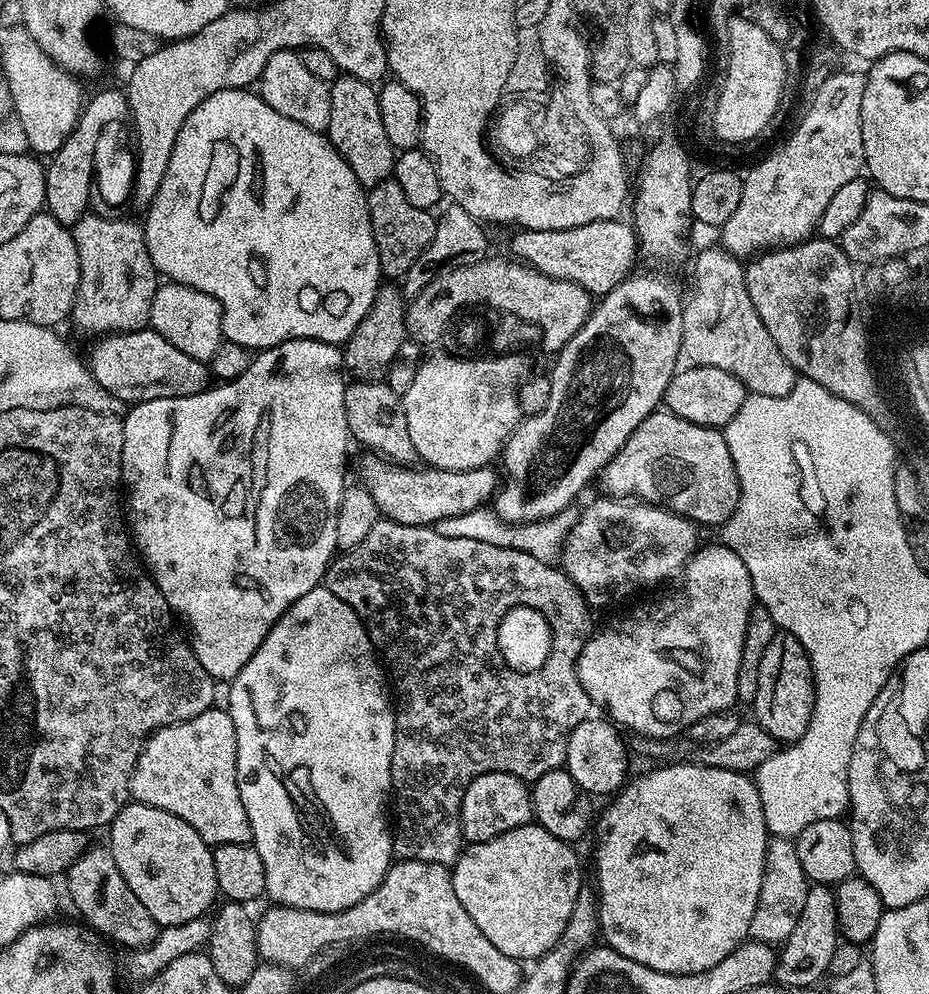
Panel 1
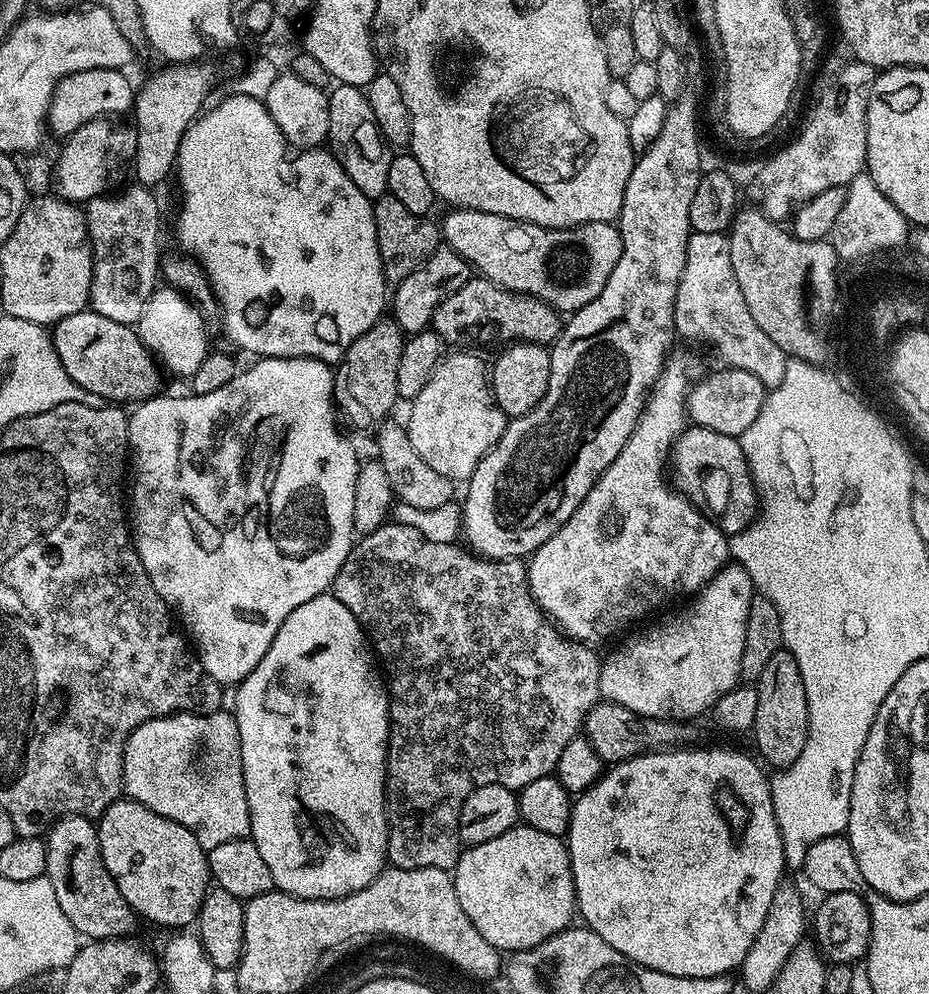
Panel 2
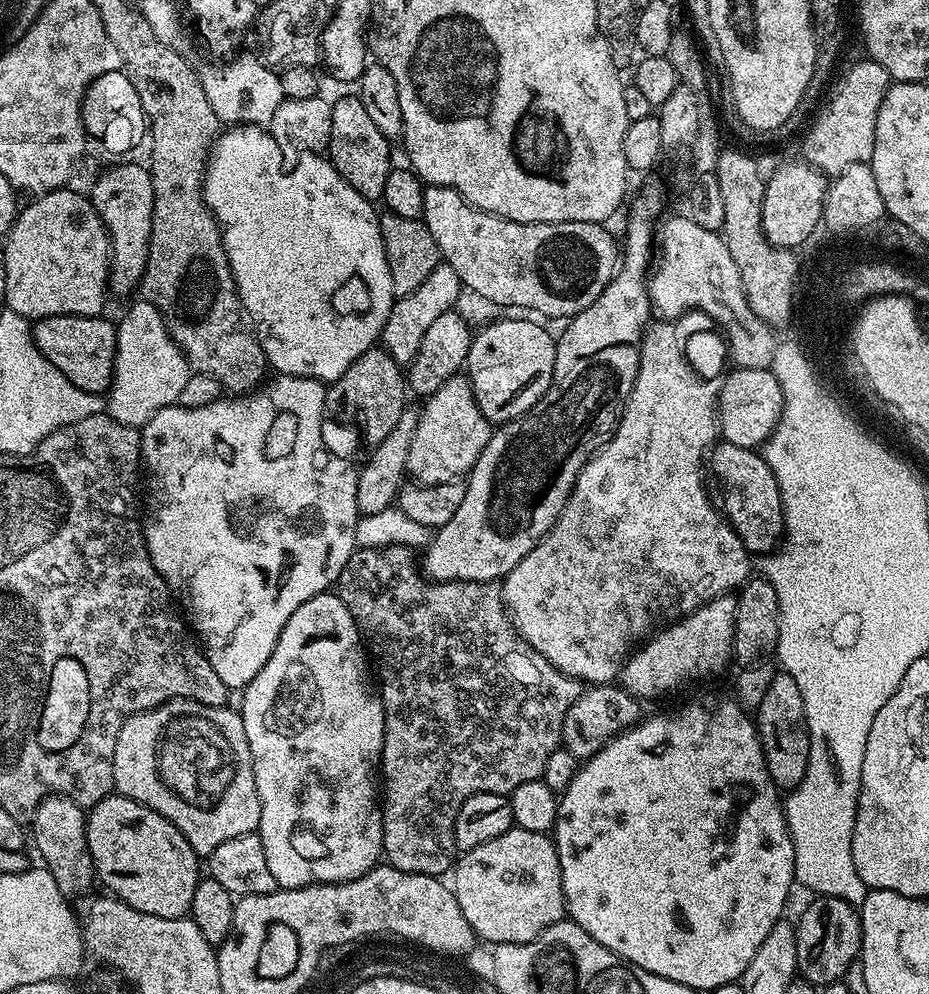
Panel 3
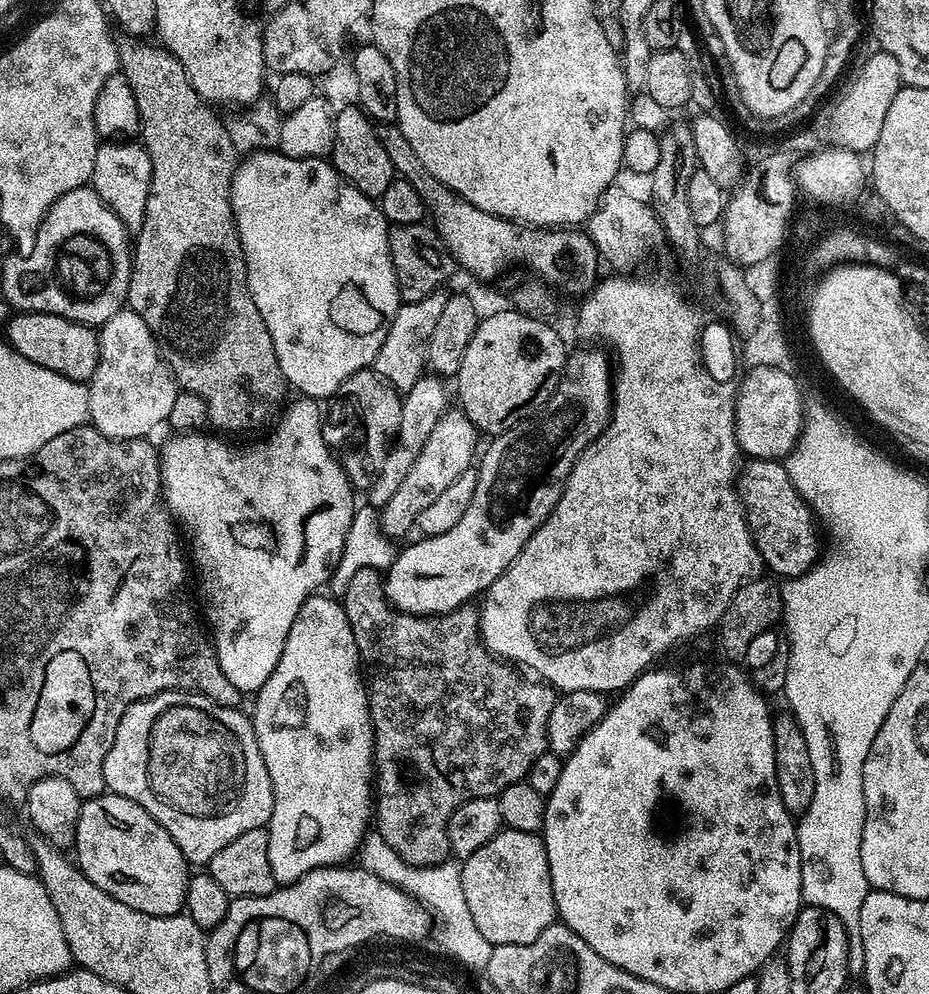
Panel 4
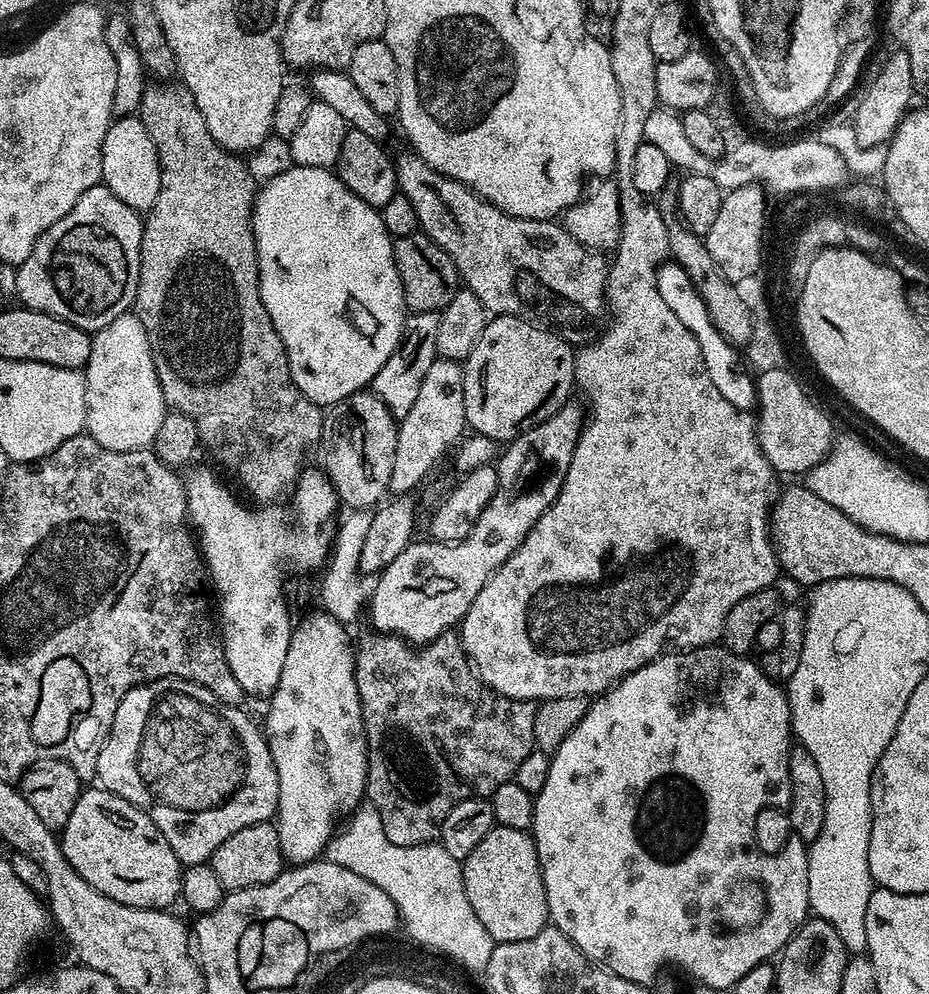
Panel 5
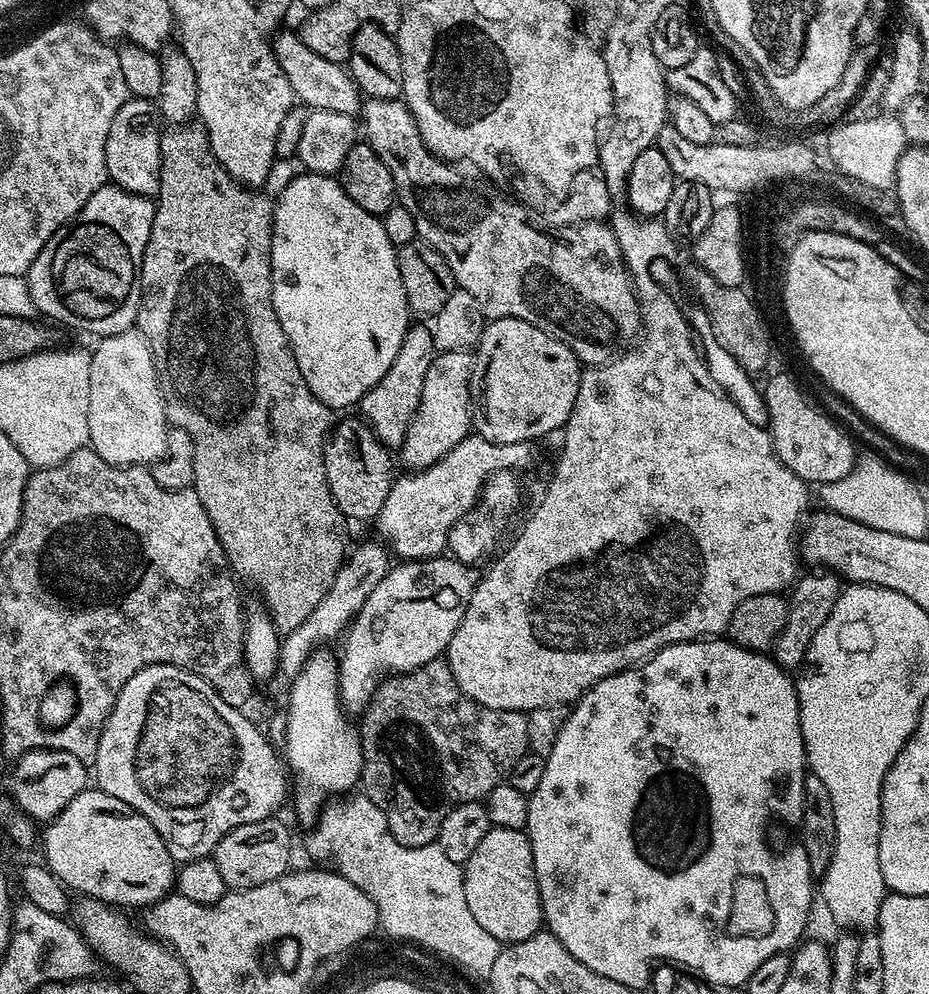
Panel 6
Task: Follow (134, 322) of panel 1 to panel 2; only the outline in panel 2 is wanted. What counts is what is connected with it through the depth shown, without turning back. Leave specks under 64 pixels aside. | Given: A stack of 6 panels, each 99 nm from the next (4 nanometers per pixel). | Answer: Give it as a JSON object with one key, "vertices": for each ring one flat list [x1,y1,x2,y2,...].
{"vertices":[[131,186,117,196,101,194,86,204,88,241,92,243,92,281,90,282,91,311,108,316,114,322,136,325,146,310,146,302,158,287,158,273,162,268,160,256,160,204,156,192,143,186]]}

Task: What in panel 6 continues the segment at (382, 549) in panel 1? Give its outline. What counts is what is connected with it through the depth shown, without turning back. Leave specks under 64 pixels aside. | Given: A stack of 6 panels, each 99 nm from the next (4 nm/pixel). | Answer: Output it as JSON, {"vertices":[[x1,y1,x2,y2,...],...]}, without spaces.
{"vertices":[[444,658,423,664,422,667,416,668,413,672,392,674,381,679,376,686,376,693,372,695,372,701,368,703,367,708,362,713,362,719,364,721,361,724,359,722,358,733,361,744,361,758,363,760,363,795,368,796,370,802,374,802,374,806,378,806,378,810,382,810,382,814,386,814,386,826,390,830,392,837,402,846,410,846,411,848,433,843,438,830,442,826,442,818,446,818,446,814,450,814,450,810,454,810,454,806,474,802,475,800,483,801,490,794,490,790,494,790,494,786,507,781,514,762,518,762,518,758,522,758,522,754,529,751,527,715,523,712,511,712,510,710,494,710,474,702,456,685,456,679,452,676,447,659]]}

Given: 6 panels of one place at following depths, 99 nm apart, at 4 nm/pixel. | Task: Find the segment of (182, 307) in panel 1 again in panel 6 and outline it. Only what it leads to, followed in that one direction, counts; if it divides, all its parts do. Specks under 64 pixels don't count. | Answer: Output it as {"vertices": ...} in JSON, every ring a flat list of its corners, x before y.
{"vertices":[[129,330,127,332,119,332,113,336,105,336,99,341,100,344,96,349,90,352,90,410,88,411,88,439,90,446,99,456,106,462,118,464,121,466,152,466,156,461,164,455,164,447,166,446,166,438,168,437,168,416,164,412,164,395,160,393,160,382,156,379,156,363,152,357,150,346,146,342,146,338,138,330]]}

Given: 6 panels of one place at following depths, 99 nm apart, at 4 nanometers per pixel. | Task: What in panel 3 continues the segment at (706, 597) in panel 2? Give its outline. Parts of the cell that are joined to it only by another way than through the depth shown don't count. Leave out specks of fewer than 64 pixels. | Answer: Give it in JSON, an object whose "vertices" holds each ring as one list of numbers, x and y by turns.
{"vertices":[[731,595,714,598,674,624,661,627,628,657,618,677,626,691,637,698,664,696,691,680,712,676,733,659,732,639,736,629,736,602]]}

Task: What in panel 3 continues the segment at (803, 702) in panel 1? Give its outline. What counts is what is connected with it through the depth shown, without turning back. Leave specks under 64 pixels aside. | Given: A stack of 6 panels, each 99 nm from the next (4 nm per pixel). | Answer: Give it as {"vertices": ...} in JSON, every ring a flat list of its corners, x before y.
{"vertices":[[777,671,769,689,766,690,762,702,754,710,756,735,760,737,760,745,766,758,766,770,770,770,770,778,776,783,777,789,791,790,800,785,808,769,810,758,810,738,808,737,808,715,806,706,802,706,802,690,798,690,798,682,789,672]]}

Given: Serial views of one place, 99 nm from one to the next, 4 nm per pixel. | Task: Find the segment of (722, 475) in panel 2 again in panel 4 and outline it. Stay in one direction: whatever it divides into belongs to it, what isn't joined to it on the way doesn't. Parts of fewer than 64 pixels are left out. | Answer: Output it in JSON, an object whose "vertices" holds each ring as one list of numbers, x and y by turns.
{"vertices":[[749,459,739,473,738,491,765,569,777,572,772,574,780,578,801,576,811,570,822,556,820,536,816,533,818,520,802,494,798,494,794,482,790,482,787,467,778,460]]}

